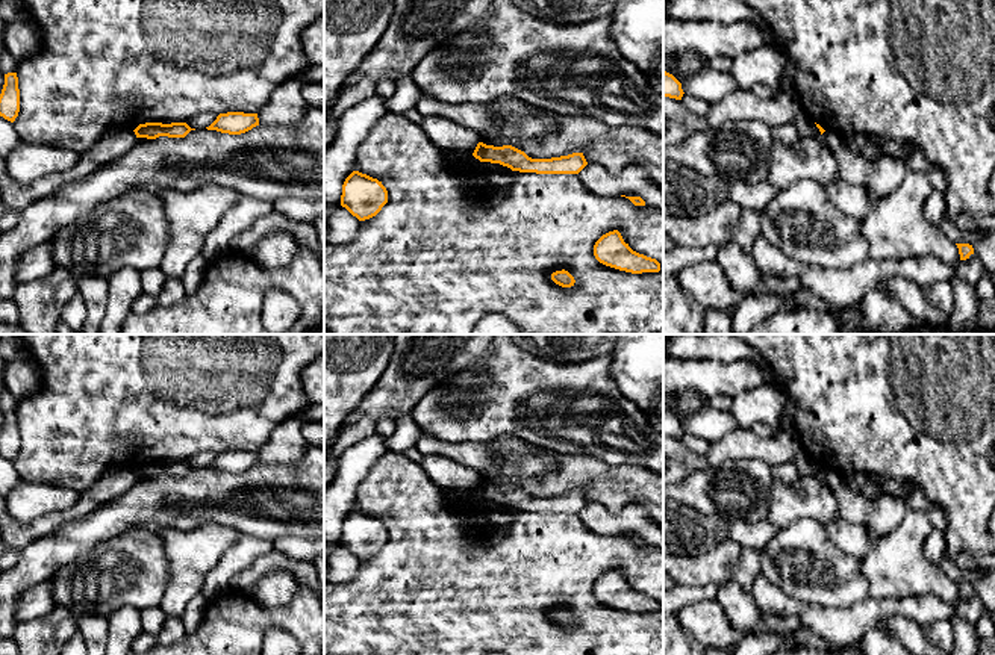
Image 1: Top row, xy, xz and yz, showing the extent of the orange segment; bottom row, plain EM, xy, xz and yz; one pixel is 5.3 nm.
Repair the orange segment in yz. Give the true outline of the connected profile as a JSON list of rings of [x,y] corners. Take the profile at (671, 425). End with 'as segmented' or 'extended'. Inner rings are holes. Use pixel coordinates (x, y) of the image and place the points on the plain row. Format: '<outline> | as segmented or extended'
[[[663,410],[663,436],[682,439],[682,422],[669,411]]] | as segmented

